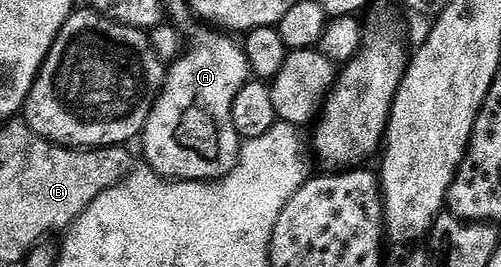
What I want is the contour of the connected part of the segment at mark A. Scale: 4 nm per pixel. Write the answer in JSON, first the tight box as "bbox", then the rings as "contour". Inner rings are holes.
{"bbox":[140,33,251,181],"contour":[[[214,33],[218,35],[202,35],[198,40],[193,40],[192,46],[175,63],[169,64],[166,72],[166,83],[162,86],[162,91],[158,94],[158,99],[154,103],[152,113],[146,122],[146,128],[142,130],[140,136],[140,144],[142,143],[142,151],[146,154],[145,166],[149,170],[161,175],[164,179],[172,179],[175,181],[213,181],[223,179],[228,173],[232,173],[234,166],[238,164],[238,153],[240,150],[240,140],[236,129],[232,125],[232,101],[236,93],[251,78],[250,66],[248,65],[248,57],[242,52],[241,46],[237,42],[233,43],[231,36],[226,33]]]}

